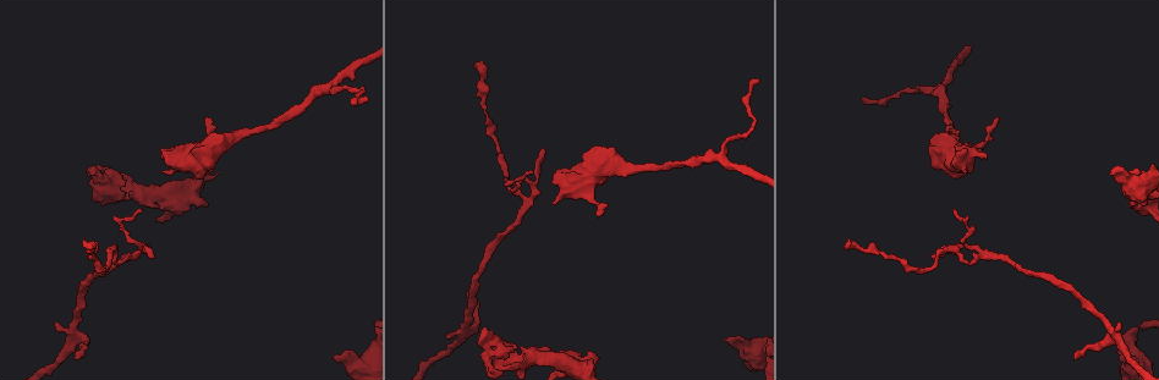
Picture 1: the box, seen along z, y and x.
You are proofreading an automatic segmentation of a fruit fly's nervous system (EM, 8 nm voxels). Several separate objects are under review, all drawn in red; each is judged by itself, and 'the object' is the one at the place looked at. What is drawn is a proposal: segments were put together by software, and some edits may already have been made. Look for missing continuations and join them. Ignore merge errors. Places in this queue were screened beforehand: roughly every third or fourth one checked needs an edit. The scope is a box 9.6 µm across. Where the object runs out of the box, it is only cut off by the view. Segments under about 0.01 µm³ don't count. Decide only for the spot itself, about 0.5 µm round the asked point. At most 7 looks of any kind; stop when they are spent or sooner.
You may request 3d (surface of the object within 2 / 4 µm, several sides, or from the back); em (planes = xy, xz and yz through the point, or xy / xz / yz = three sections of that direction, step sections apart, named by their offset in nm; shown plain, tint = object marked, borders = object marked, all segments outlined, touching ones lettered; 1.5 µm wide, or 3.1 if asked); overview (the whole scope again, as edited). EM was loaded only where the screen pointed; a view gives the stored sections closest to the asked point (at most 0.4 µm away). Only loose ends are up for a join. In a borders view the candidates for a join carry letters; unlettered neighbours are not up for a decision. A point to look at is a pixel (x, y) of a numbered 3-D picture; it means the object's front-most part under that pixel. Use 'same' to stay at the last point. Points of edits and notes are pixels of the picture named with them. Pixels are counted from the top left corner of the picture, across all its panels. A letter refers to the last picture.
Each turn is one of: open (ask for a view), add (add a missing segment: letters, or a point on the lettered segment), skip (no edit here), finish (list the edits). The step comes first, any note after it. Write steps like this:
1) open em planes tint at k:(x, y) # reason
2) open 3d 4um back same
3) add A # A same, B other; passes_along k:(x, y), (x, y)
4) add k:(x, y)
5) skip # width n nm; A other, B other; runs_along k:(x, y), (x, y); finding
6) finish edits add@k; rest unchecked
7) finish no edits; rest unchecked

open 3d 4um at 1:(725, 340)

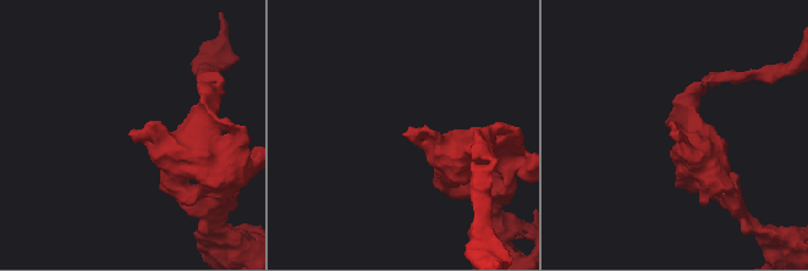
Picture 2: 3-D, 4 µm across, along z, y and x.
open em planes plain at 2:(133, 131)

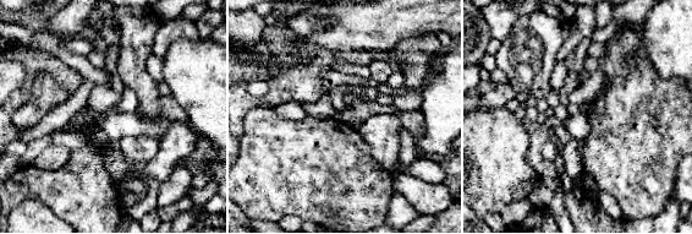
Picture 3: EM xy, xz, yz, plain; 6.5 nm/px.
open em planes borders same

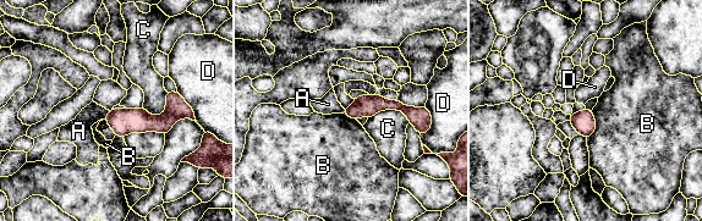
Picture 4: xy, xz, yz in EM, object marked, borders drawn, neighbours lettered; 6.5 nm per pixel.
skip # A other, B other, C other, D other; runs_along 4:(190, 115), (109, 119); no lettered segment goes on from it

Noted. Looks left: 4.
open em planes borders at 1:(89, 170) # an open end

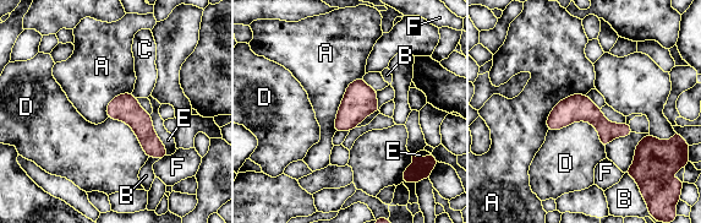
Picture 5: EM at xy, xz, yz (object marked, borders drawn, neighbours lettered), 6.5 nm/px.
skip # width 180 nm; A other, B other, C other, D other, E other, F other; none of them fits

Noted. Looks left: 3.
open em planes borders at 1:(83, 242) # long arm stops here

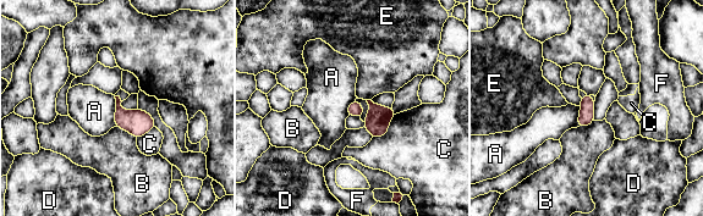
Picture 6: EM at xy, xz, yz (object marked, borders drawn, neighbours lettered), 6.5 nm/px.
skip # A other, B other, C other, D other, E other, F other; no lettered segment goes on from it

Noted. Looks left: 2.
finish no edits; rest unchecked

